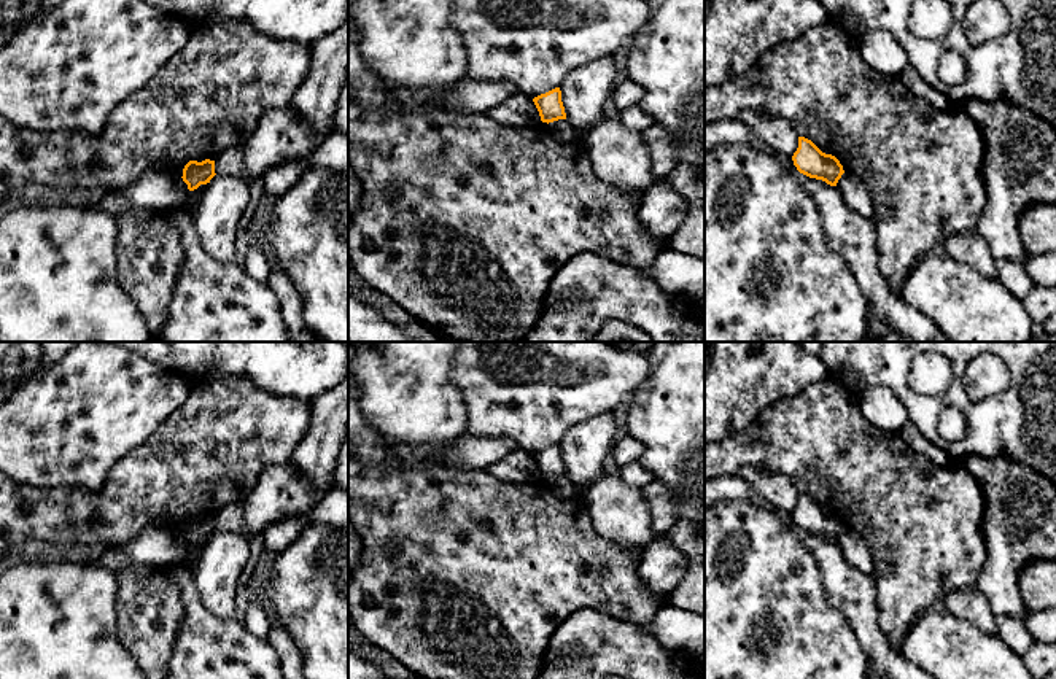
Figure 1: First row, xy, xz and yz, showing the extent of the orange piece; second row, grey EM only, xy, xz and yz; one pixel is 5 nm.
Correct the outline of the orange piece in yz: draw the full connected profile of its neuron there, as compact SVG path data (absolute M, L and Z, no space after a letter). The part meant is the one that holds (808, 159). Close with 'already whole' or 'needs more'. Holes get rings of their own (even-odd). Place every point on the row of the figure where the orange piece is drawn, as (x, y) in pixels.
M798 137L798 148L792 156L797 170L809 178L822 180L830 186L837 186L844 173L840 161L822 153L811 140Z; already whole

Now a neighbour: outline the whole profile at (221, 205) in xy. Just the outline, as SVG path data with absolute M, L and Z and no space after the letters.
M215 175L204 191L192 223L205 253L216 262L235 262L237 226L250 204L250 183L242 177Z

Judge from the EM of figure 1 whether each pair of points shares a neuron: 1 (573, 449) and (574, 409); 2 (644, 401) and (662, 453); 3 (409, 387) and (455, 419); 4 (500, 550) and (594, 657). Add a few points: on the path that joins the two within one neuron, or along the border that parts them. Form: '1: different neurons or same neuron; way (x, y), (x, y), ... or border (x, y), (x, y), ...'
1: different neurons; border (609, 411), (574, 423), (559, 442)
2: same neuron; way (657, 414), (662, 419), (662, 441)
3: same neuron; way (420, 398), (444, 419)
4: different neurons; border (598, 609), (571, 613), (543, 654)

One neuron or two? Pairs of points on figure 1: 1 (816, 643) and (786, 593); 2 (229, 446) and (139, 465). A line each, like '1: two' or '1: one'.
1: one
2: one

